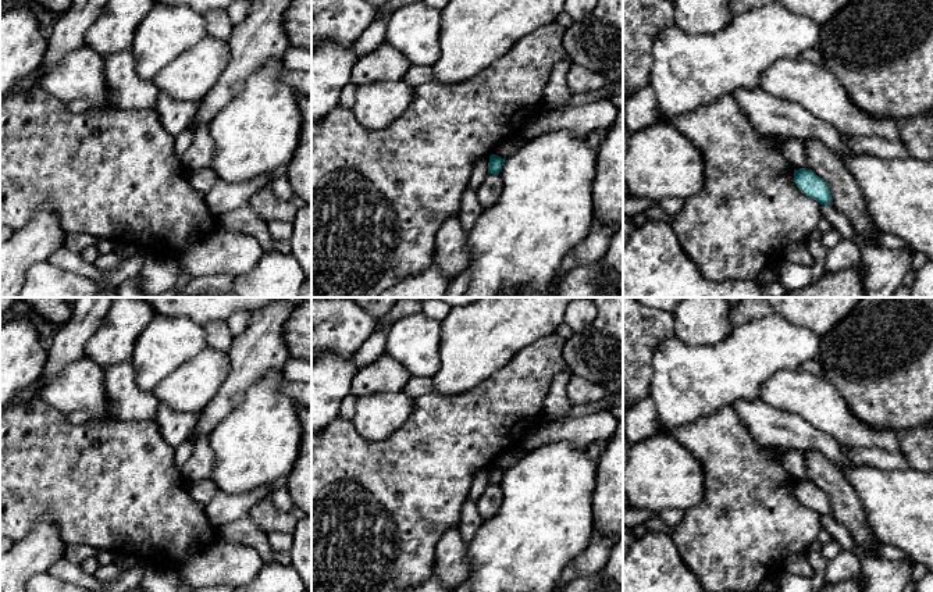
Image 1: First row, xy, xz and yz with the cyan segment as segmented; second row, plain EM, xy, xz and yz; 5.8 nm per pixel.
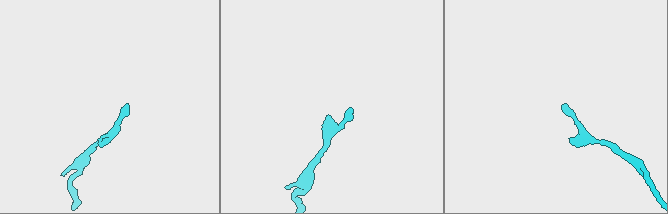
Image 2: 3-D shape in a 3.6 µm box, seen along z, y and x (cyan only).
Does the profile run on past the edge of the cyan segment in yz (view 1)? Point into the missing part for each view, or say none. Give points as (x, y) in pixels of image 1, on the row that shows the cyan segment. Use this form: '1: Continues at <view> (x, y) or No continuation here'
1: No continuation here

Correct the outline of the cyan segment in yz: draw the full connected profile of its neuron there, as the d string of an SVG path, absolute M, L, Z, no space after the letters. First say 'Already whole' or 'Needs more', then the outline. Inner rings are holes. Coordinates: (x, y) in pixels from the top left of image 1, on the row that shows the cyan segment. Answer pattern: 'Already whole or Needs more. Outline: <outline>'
Already whole. Outline: M794 170L794 182L804 195L812 197L818 203L831 203L831 195L826 182L820 176L818 176L812 170Z

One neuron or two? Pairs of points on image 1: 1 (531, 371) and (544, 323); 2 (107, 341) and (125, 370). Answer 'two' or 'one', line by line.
1: two
2: two

